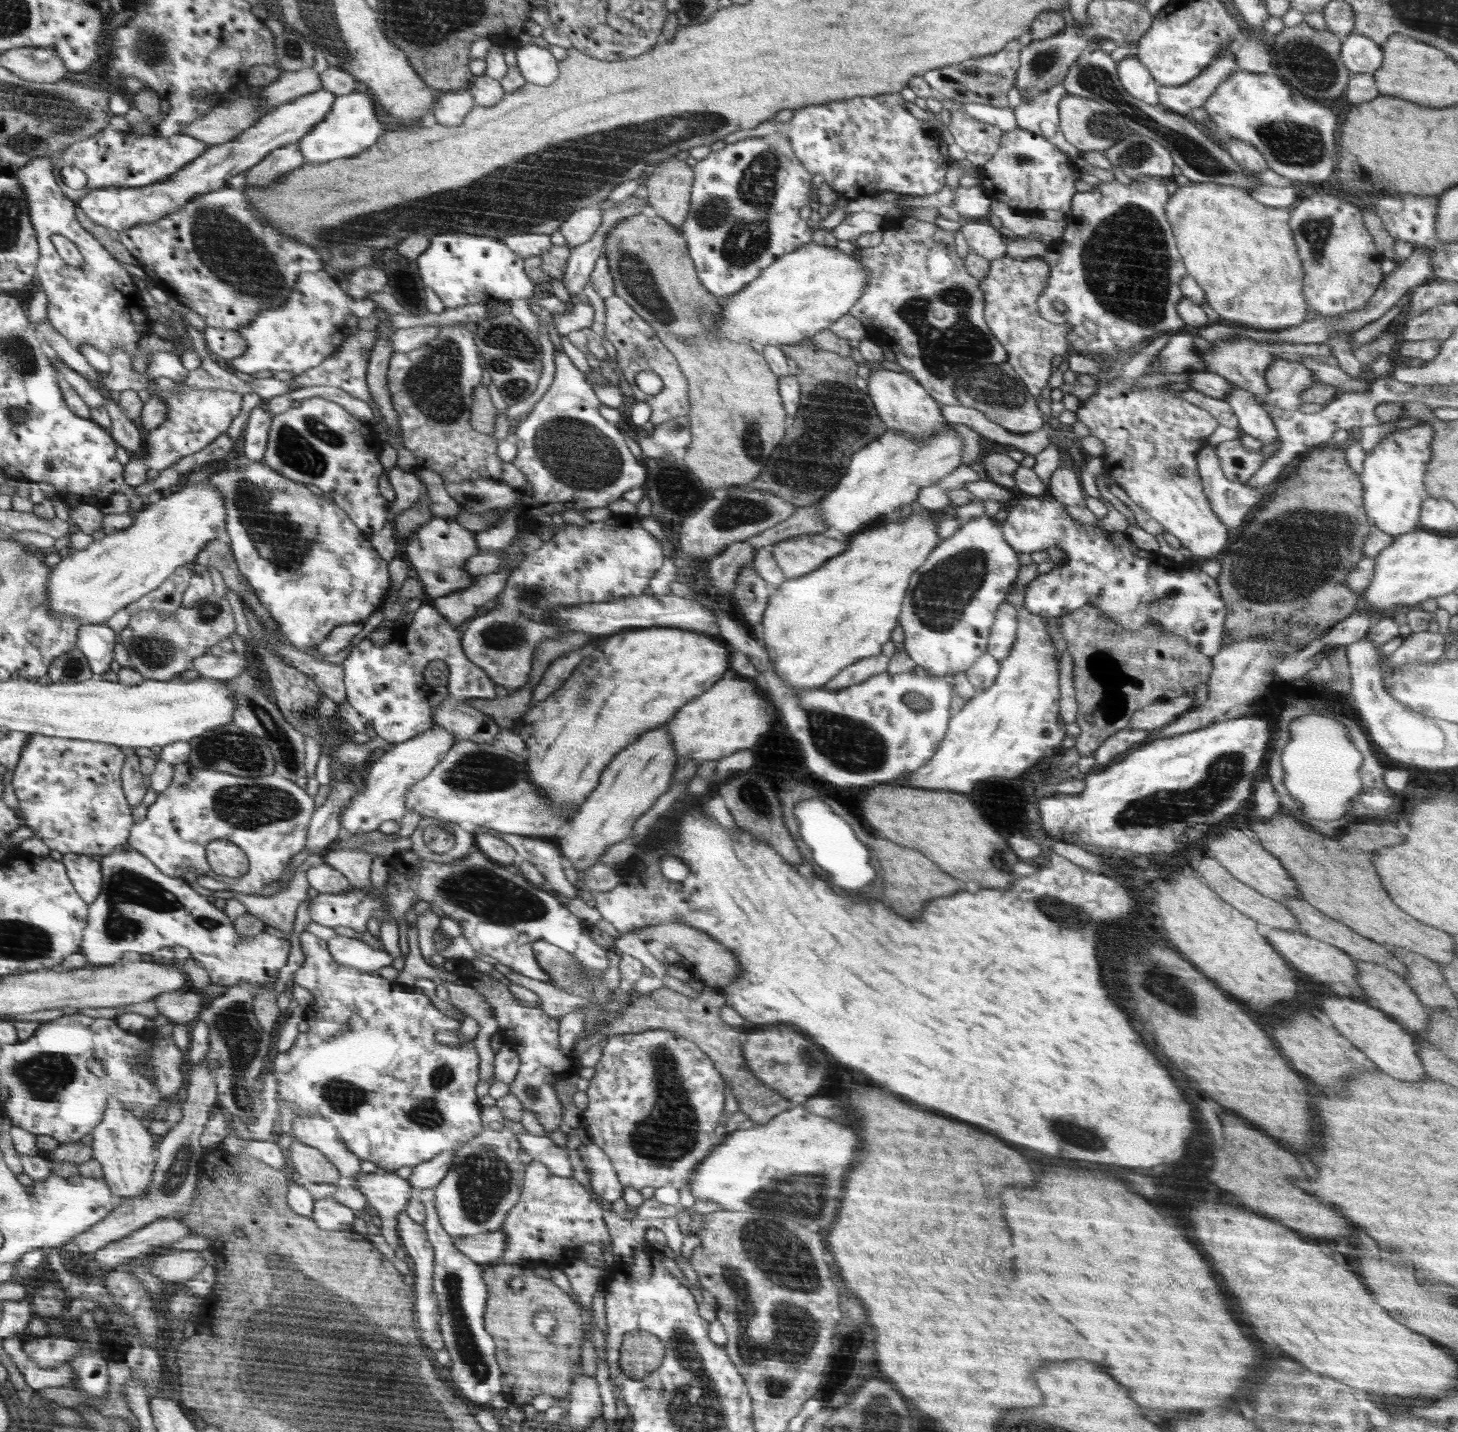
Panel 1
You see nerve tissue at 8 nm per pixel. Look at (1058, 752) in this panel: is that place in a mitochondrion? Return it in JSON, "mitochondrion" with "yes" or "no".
{"mitochondrion":"no"}

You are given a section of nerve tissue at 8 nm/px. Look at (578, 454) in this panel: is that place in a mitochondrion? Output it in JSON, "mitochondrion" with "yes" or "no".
{"mitochondrion":"yes"}

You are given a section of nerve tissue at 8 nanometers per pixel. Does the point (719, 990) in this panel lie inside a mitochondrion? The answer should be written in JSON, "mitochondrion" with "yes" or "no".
{"mitochondrion":"no"}

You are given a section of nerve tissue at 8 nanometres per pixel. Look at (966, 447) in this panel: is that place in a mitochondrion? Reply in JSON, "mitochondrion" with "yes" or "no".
{"mitochondrion":"no"}

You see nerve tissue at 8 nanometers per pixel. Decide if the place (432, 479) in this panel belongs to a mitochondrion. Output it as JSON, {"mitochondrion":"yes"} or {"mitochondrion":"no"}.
{"mitochondrion":"no"}

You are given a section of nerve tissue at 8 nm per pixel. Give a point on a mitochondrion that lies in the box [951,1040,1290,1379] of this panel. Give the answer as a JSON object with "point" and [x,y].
{"point":[1069,1129]}

